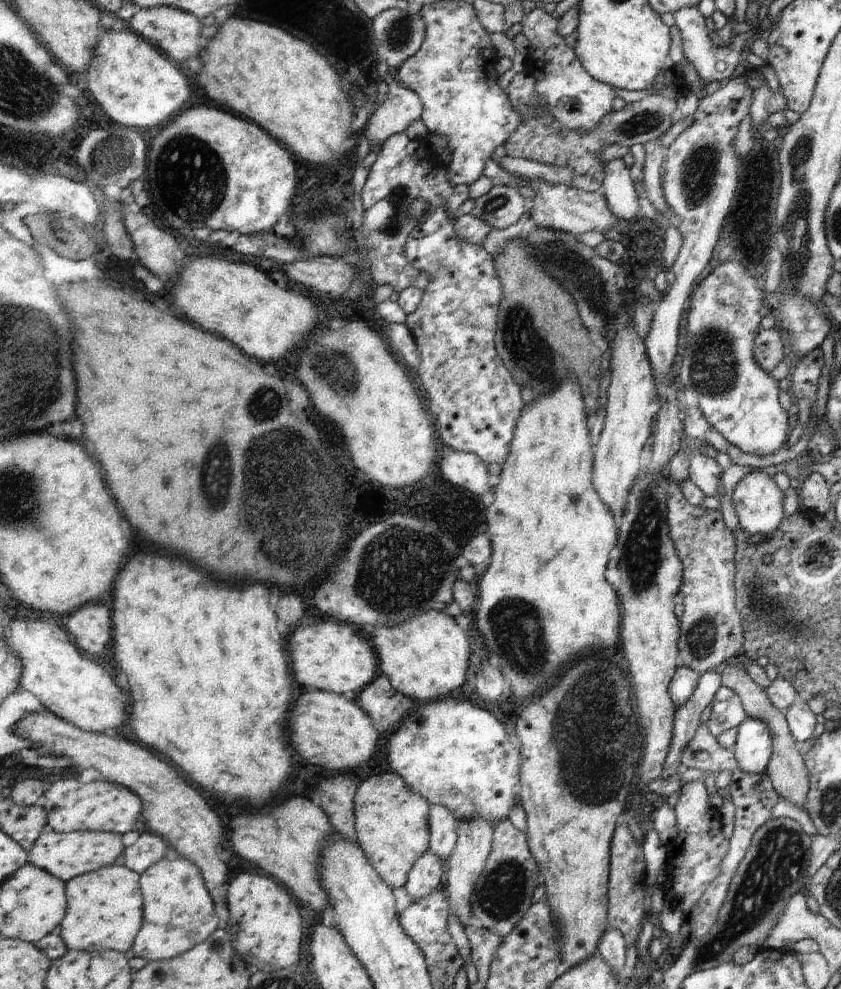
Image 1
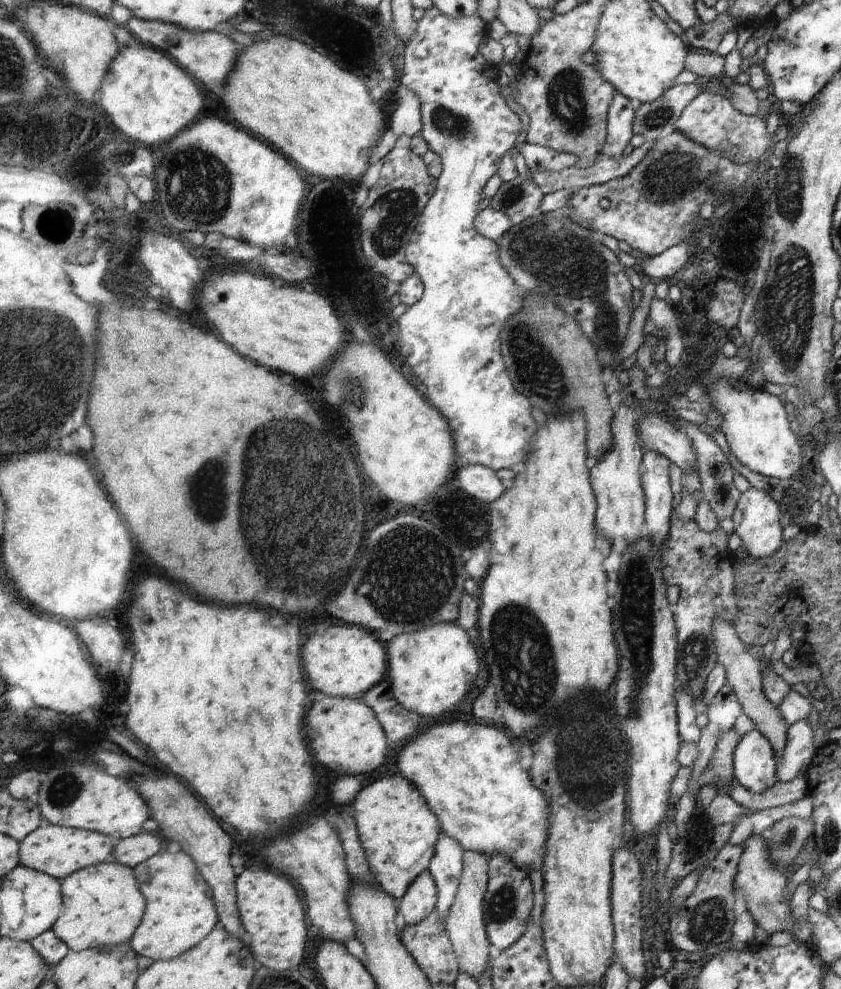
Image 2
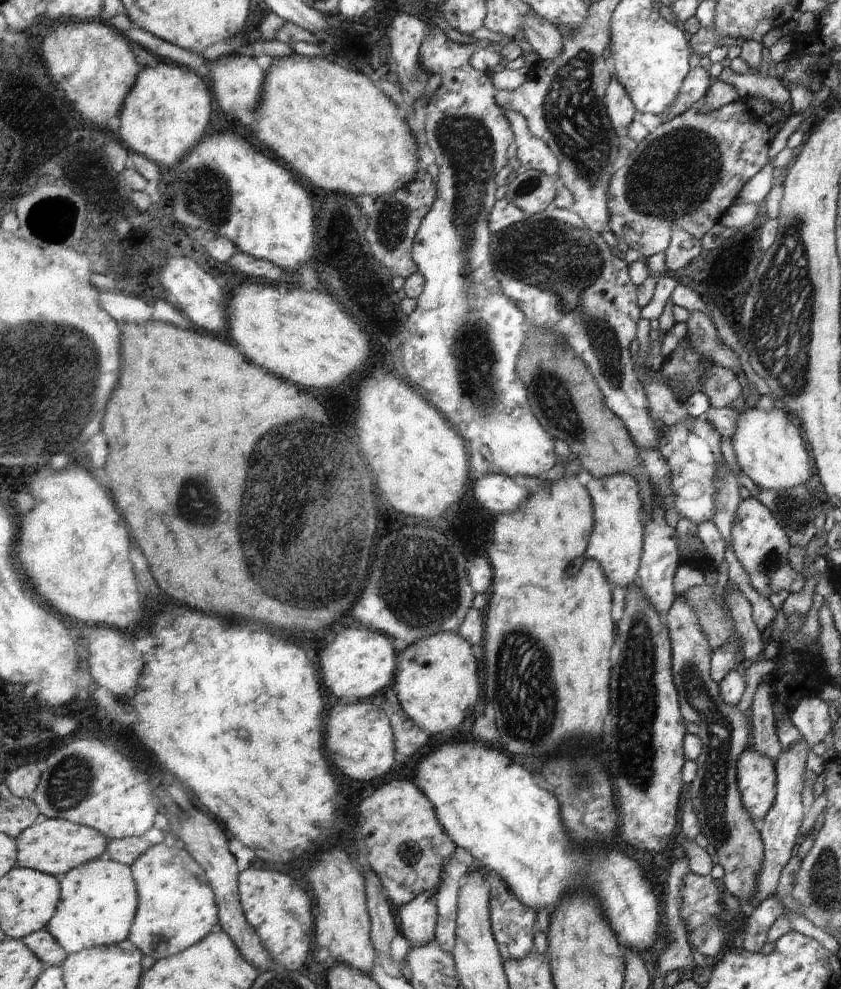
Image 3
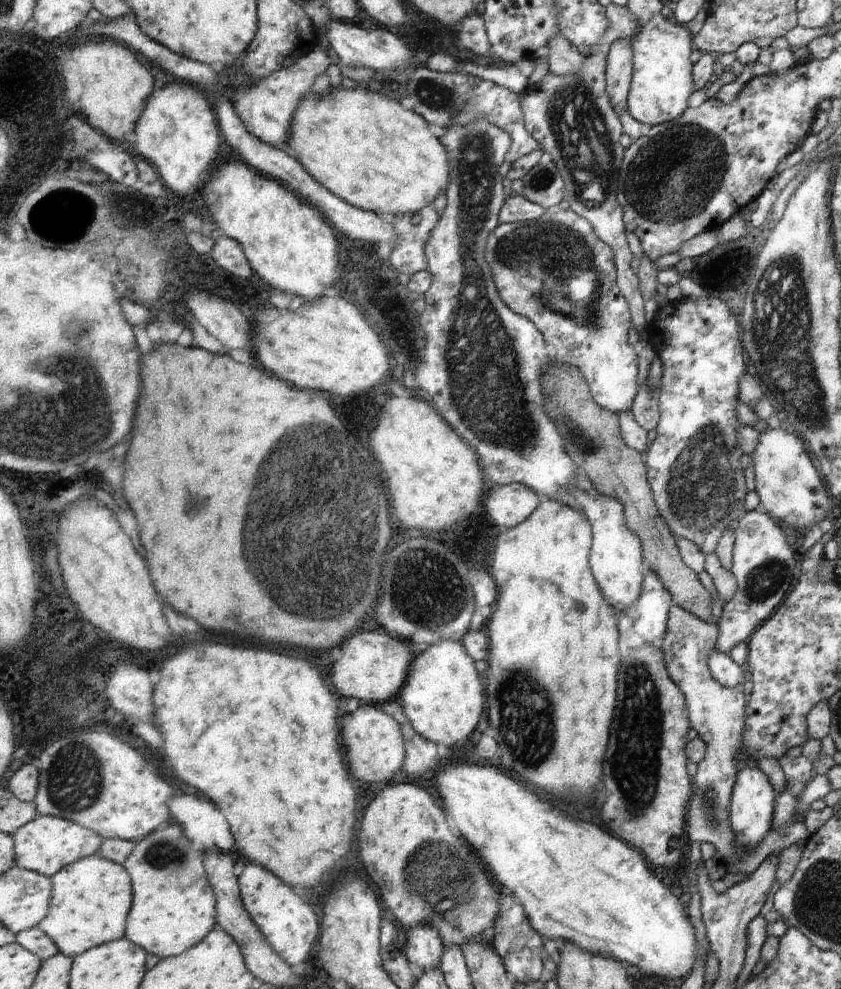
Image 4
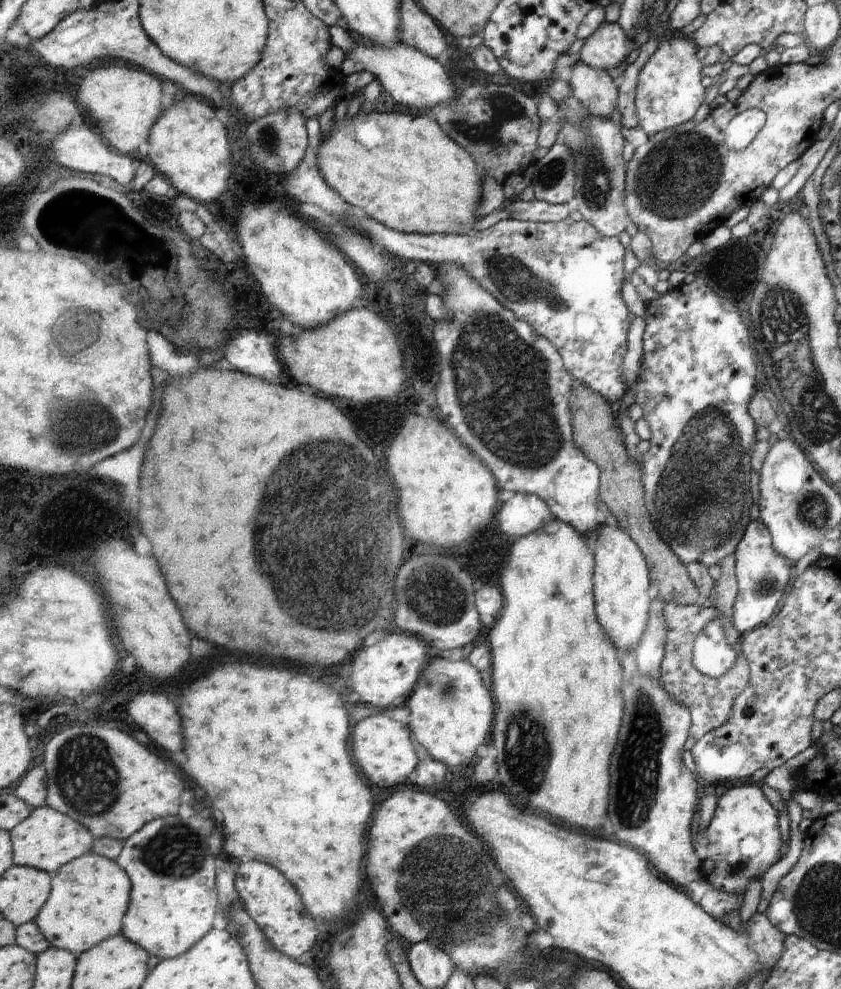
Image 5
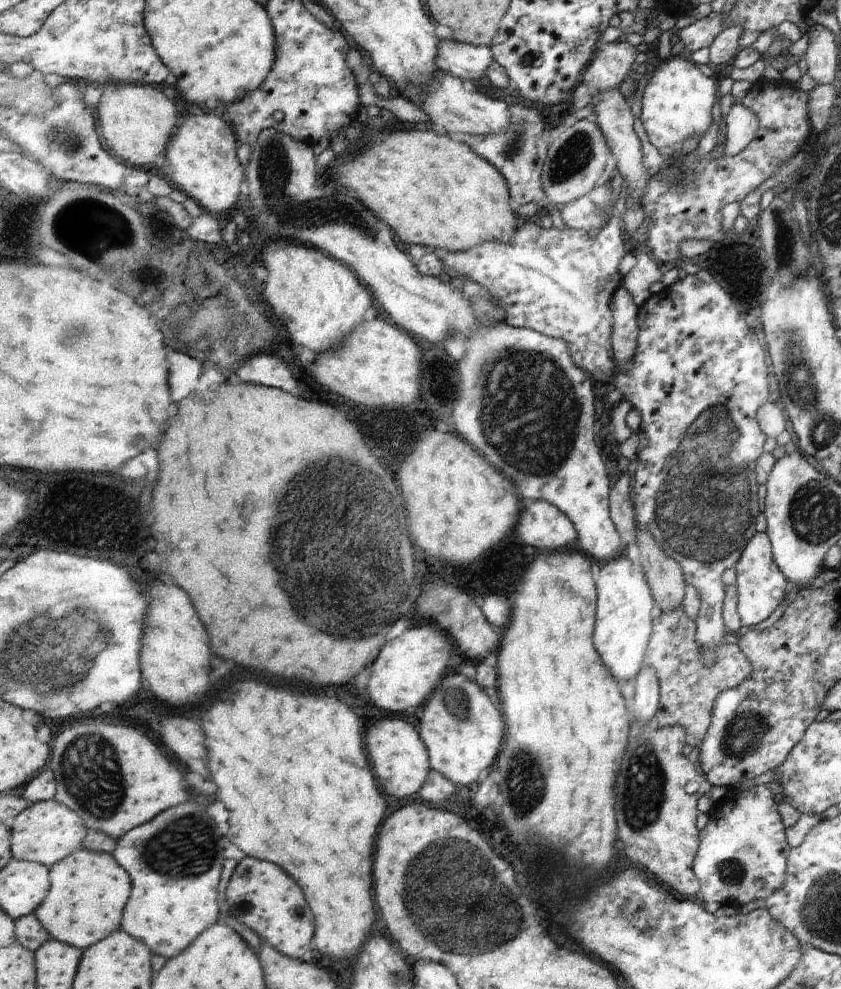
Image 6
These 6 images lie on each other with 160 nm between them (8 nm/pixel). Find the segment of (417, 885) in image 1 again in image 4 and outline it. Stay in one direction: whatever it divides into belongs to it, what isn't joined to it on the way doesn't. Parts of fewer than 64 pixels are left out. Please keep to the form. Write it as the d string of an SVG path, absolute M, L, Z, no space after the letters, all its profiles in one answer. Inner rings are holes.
M422 923L412 927L407 943L408 956L419 973L440 969L446 947L441 932L434 925Z

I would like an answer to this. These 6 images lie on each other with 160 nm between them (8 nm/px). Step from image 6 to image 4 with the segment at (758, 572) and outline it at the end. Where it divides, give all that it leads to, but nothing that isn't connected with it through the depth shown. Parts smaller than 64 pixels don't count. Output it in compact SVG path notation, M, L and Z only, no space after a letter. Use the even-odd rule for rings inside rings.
M757 509L748 511L736 522L733 544L733 565L731 571L737 580L737 591L733 599L723 606L718 620L720 636L716 648L719 653L730 655L738 642L747 642L757 628L782 602L799 573L799 560L786 541L779 524L775 524L766 512Z

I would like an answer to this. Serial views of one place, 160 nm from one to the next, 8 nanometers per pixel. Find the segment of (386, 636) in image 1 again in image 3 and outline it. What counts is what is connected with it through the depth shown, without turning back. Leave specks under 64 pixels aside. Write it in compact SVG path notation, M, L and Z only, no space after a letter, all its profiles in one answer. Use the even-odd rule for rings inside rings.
M444 631L420 639L399 654L394 687L410 718L430 734L458 728L480 700L480 664L472 646L461 633Z

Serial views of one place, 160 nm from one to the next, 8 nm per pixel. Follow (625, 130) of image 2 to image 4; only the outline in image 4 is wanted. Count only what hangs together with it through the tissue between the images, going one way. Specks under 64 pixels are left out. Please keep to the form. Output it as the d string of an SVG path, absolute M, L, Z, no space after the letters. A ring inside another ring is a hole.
M623 37L612 44L612 51L608 56L609 62L609 94L613 99L614 108L621 116L629 110L628 100L633 88L636 68L636 48L634 37Z

